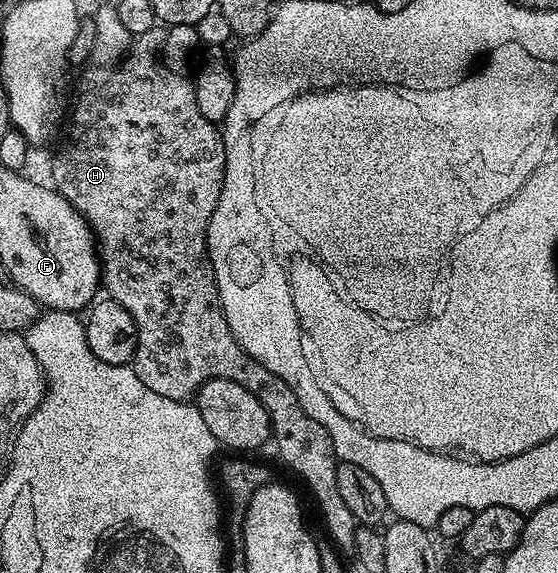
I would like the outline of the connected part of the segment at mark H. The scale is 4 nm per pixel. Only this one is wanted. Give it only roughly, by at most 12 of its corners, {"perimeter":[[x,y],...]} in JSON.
{"perimeter":[[157,24],[75,86],[54,189],[133,369],[249,388],[347,556],[329,432],[246,354],[207,255],[225,144]]}

